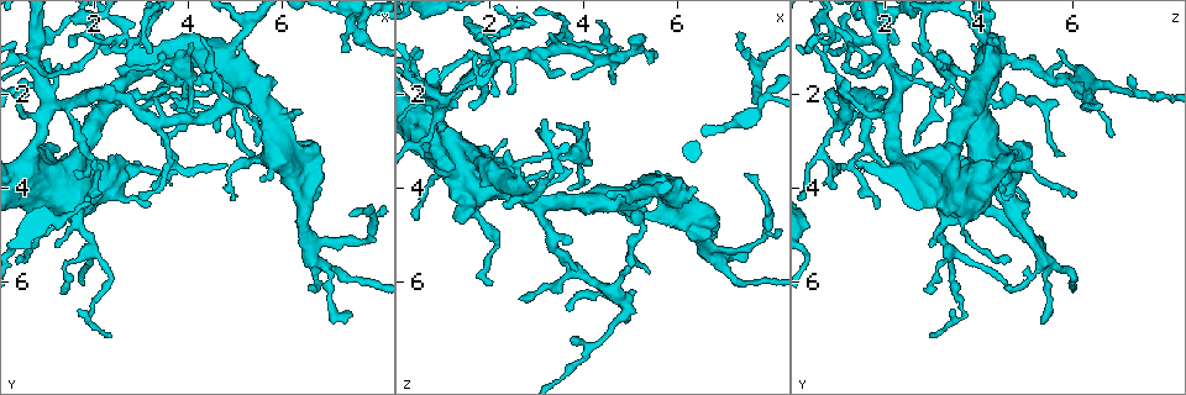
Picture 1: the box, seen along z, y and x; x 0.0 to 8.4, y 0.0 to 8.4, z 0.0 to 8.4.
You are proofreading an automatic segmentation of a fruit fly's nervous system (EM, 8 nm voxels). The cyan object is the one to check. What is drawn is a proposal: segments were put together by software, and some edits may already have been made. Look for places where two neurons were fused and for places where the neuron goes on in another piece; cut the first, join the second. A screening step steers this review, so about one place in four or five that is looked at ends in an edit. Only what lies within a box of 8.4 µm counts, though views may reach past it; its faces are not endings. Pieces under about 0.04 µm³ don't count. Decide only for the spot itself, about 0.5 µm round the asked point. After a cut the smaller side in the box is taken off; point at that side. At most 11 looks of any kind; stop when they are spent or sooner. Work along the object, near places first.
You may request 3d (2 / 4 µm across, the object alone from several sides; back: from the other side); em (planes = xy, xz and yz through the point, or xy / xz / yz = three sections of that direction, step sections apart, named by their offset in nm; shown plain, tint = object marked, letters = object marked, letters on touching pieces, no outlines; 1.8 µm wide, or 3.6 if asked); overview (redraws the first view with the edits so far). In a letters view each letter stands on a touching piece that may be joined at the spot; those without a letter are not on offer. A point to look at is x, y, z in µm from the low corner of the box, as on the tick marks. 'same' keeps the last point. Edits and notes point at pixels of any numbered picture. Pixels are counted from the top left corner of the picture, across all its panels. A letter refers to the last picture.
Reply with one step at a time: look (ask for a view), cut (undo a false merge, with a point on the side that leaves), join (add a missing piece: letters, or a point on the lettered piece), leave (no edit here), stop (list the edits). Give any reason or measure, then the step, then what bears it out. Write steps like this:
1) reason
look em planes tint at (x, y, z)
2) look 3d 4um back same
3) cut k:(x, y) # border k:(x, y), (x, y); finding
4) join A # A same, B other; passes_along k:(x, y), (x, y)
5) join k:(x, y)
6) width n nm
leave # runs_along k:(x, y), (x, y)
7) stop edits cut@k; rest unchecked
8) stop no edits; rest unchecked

thick turns thin
look 3d 2um at (5.20, 1.85, 4.40)

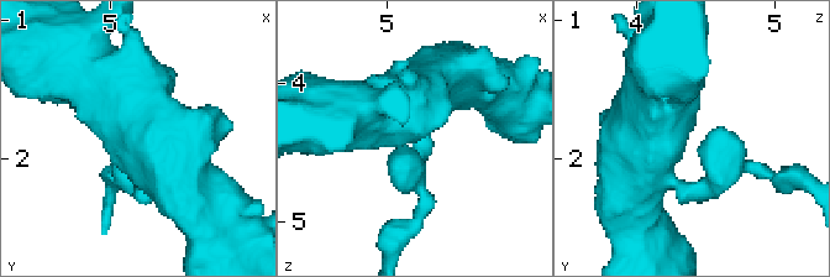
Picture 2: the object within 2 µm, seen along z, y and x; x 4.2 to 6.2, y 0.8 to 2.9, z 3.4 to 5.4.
look em xy step 4 tint at (5.16, 1.92, 4.44)

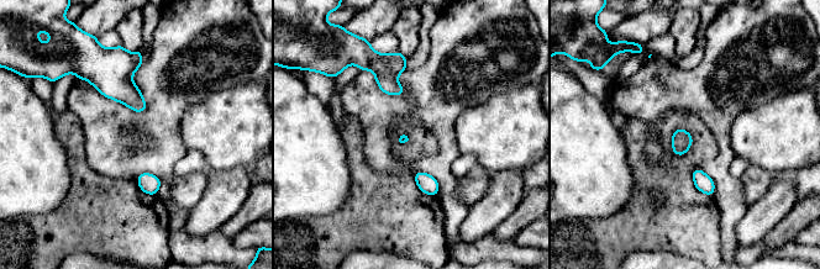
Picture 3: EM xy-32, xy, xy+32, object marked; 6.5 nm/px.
look em xy step 4 letters same

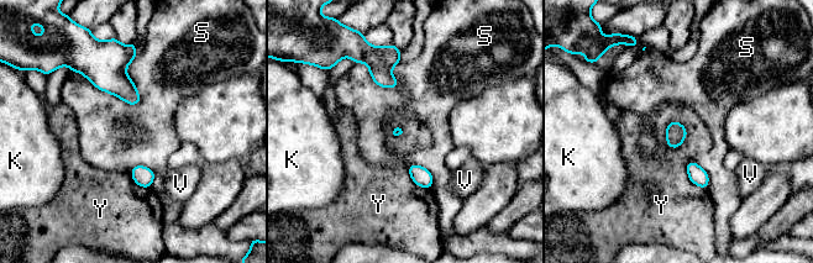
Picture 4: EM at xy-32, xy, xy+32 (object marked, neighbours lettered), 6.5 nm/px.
leave # K other, S other, V other, Y other; all the same neuron

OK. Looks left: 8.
abrupt turn
look 3d 2um back at (2.05, 0.95, 1.30)

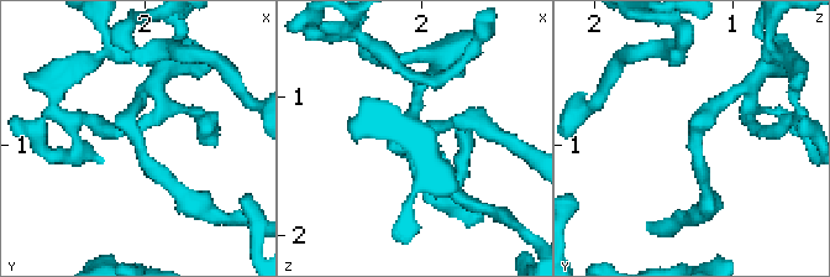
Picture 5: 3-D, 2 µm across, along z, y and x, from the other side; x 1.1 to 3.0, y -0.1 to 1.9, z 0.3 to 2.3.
look em planes letters at (2.04, 0.94, 1.28)

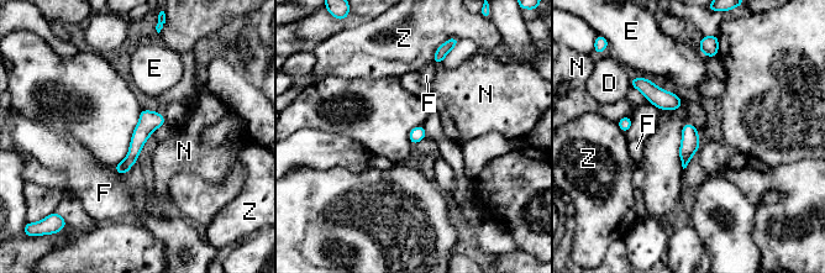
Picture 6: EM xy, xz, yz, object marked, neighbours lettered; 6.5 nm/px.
leave # D other, E other, F other, N other, Z other; runs_along 6:(159, 117), (117, 168); continuous, no second neuron

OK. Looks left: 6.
four-way junction
look 3d 4um at (0.60, 3.50, 2.40)

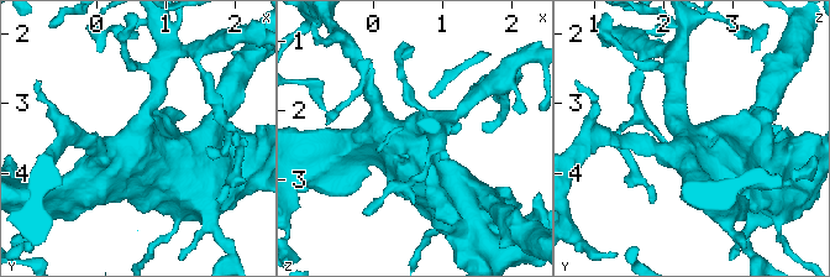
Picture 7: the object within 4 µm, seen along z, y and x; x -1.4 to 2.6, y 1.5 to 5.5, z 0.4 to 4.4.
look em 3.6um xz step 16 tint at (0.55, 3.50, 2.35)

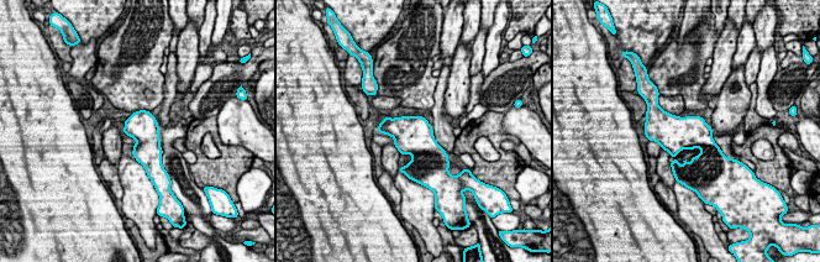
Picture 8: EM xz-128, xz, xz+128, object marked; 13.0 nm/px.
another direction
look em 3.6um planes letters same

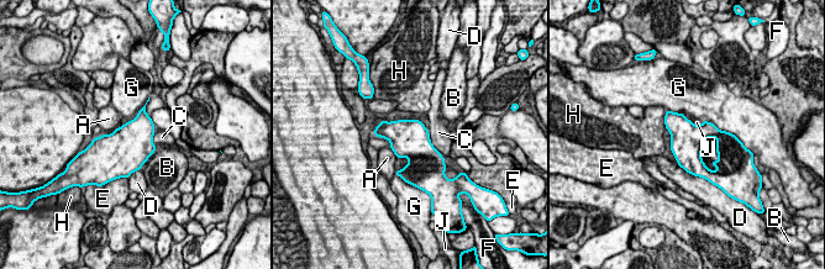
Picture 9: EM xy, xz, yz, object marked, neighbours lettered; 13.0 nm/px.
leave # A other, B other, C other, D other, E other, F other, G other, H other, J other; border 9:(373, 133), (385, 138), (390, 144); one neuron here

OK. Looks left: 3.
touches itself
look 3d 4um at (6.70, 4.10, 4.90)

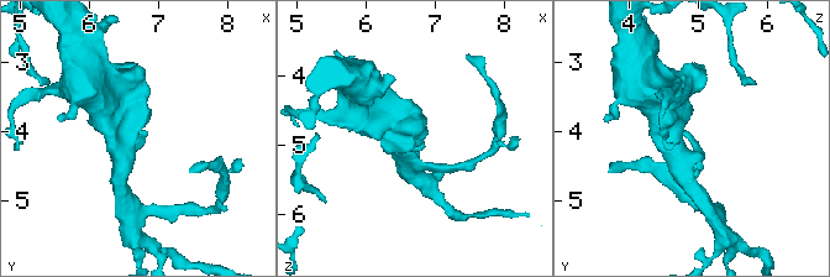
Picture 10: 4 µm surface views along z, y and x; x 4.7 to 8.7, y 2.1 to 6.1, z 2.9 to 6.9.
shape alone is not enough
look em xz step 16 tint at (6.75, 4.10, 4.90)

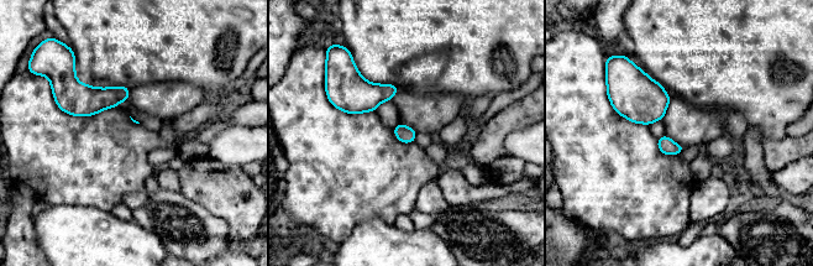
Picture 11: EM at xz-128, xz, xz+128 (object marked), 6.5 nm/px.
look em xz step 16 letters same

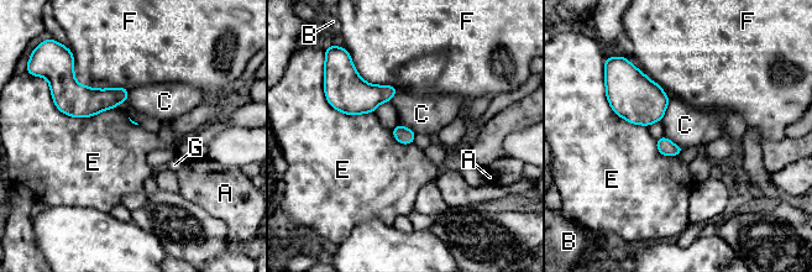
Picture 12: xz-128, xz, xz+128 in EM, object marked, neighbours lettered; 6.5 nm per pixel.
leave # A other, B other, C other, E other, F other, G other; border 12:(670, 99), (660, 120); continuous, no second neuron

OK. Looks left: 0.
stop no edits; rest unchecked

